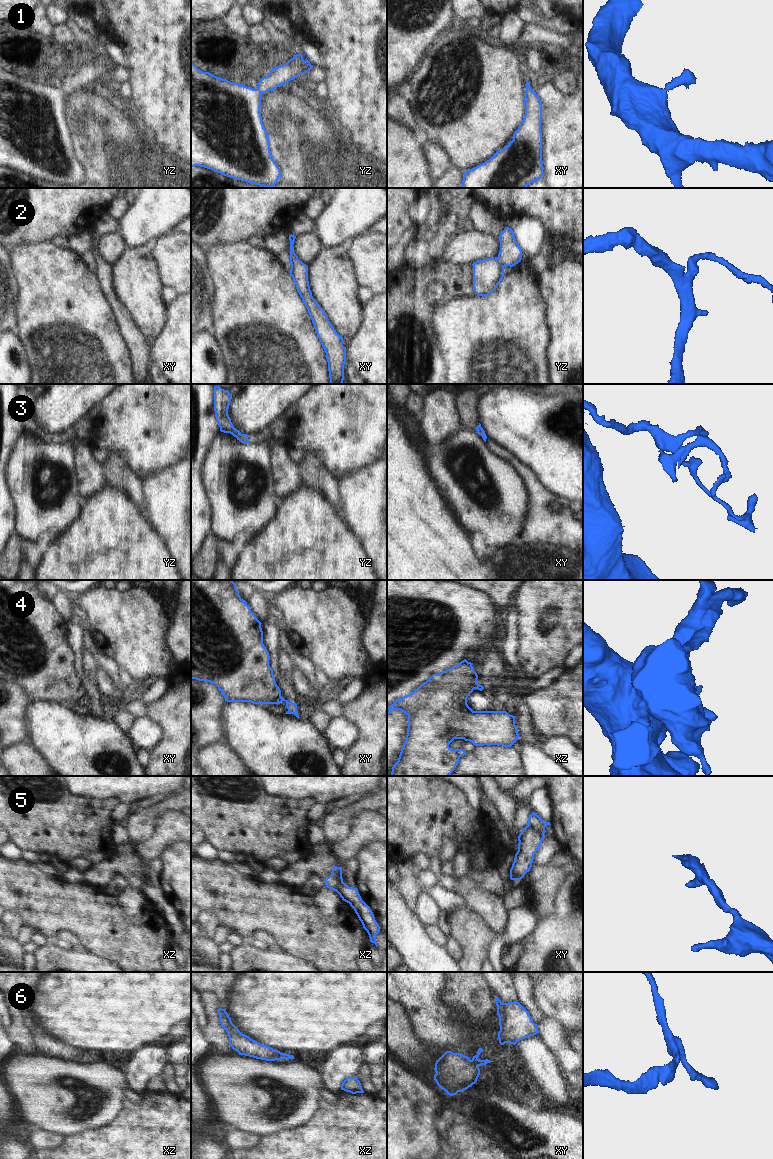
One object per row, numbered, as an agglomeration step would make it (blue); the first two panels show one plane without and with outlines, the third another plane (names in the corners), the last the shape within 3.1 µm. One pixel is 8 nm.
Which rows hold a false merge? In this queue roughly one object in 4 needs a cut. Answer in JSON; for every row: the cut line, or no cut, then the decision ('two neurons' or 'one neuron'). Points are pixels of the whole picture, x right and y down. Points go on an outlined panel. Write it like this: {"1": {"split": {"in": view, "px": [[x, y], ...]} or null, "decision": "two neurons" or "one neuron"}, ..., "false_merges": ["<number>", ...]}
{"1": {"split": null, "decision": "one neuron"}, "2": {"split": null, "decision": "one neuron"}, "3": {"split": null, "decision": "one neuron"}, "4": {"split": {"in": "xy", "px": [[281, 697], [272, 703]]}, "decision": "two neurons"}, "5": {"split": {"in": "xy", "px": [[527, 825], [536, 829], [543, 836]]}, "decision": "two neurons"}, "6": {"split": null, "decision": "one neuron"}, "false_merges": ["4", "5"]}

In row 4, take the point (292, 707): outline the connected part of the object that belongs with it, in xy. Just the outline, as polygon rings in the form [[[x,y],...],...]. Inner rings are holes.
[[[280,698],[278,701],[274,702],[273,704],[280,704],[282,701],[286,702],[286,707],[288,711],[285,714],[294,714],[297,718],[300,718],[297,711],[297,704],[293,702],[288,702],[284,698]]]

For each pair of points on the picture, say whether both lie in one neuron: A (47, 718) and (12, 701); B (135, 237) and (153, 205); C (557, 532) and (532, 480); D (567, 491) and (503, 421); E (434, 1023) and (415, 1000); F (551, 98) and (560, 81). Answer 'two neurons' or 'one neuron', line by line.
A: two neurons
B: one neuron
C: one neuron
D: one neuron
E: one neuron
F: two neurons

